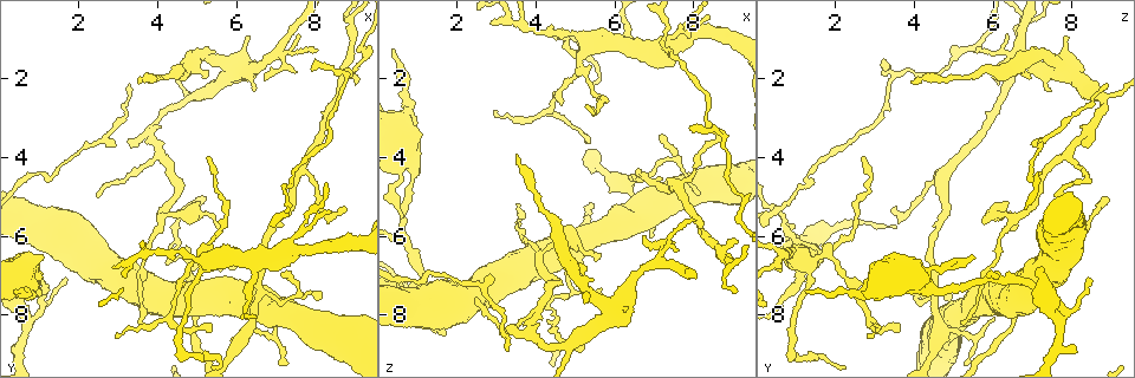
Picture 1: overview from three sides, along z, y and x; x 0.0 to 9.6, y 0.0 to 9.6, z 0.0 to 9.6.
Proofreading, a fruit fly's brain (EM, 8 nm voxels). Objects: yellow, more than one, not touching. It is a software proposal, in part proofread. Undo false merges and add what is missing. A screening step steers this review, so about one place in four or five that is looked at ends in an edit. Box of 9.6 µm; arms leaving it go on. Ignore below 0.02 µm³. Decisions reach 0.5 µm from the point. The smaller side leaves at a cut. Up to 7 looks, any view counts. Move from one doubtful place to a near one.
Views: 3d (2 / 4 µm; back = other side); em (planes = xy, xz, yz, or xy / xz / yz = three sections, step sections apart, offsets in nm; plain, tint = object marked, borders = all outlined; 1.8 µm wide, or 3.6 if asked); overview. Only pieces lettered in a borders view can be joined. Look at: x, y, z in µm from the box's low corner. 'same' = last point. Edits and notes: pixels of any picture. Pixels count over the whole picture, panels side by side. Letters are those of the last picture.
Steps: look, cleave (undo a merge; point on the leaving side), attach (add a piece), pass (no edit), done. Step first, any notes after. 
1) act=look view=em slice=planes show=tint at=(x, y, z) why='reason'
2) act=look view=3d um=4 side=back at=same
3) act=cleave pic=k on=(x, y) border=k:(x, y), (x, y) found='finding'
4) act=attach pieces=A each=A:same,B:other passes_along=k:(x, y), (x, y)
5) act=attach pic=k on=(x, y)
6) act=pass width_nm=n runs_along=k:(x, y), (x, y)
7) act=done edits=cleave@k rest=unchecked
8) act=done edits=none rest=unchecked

act=look view=em slice=yz step=16 show=plain at=(4.05, 3.80, 7.90) why='abrupt turn'

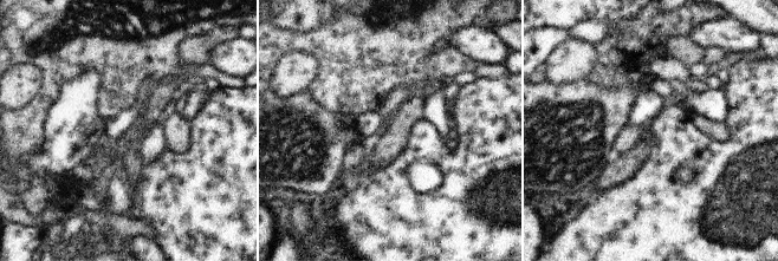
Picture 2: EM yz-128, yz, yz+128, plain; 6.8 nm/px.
act=look view=em slice=yz step=16 show=tint at=same

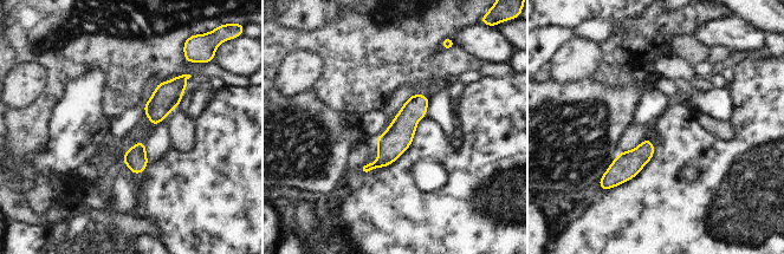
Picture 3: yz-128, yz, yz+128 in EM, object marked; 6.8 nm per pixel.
act=look view=em slice=yz step=16 show=borders at=same why='see the neighbours'

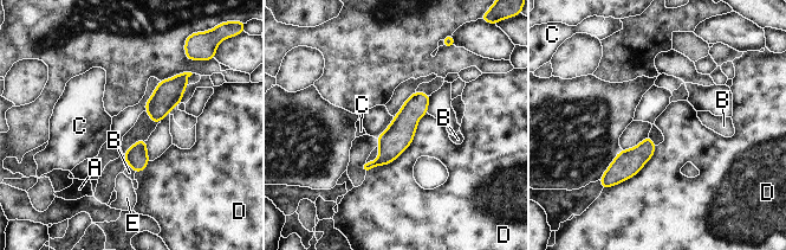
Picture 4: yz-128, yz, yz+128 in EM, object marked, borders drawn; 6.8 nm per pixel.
act=pass width_nm=190 each=A:other,B:other,C:other,D:other,E:other runs_along=4:(426, 96), (390, 149), (364, 168) found='continuous, no second cell'

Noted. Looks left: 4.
act=look view=3d um=4 at=(5.60, 5.80, 6.45)

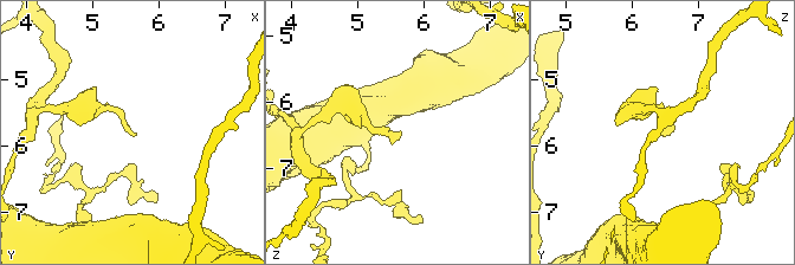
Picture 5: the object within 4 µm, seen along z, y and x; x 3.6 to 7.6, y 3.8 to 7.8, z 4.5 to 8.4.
act=look view=em slice=xy step=16 show=tint at=(5.65, 5.85, 6.45)

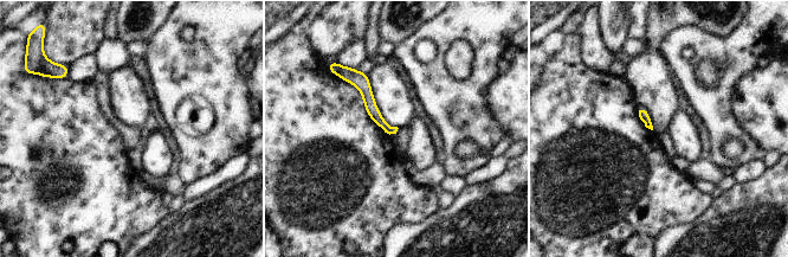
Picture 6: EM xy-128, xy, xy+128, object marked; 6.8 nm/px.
act=look view=em slice=planes show=borders at=same why='cut it another way'

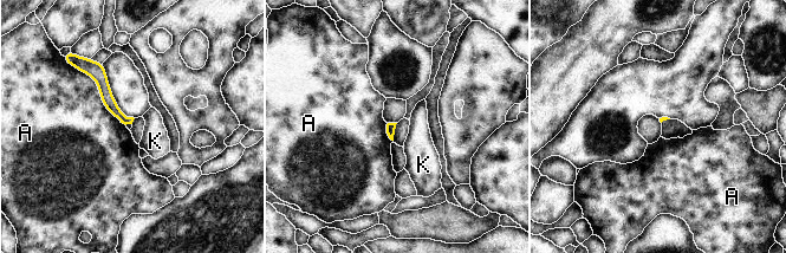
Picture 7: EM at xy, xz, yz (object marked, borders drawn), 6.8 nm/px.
act=pass each=A:other,K:other runs_along=7:(92, 65), (108, 101), (129, 121) found='no lettered piece goes on from it'

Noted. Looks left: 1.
act=done edits=none rest=unchecked

